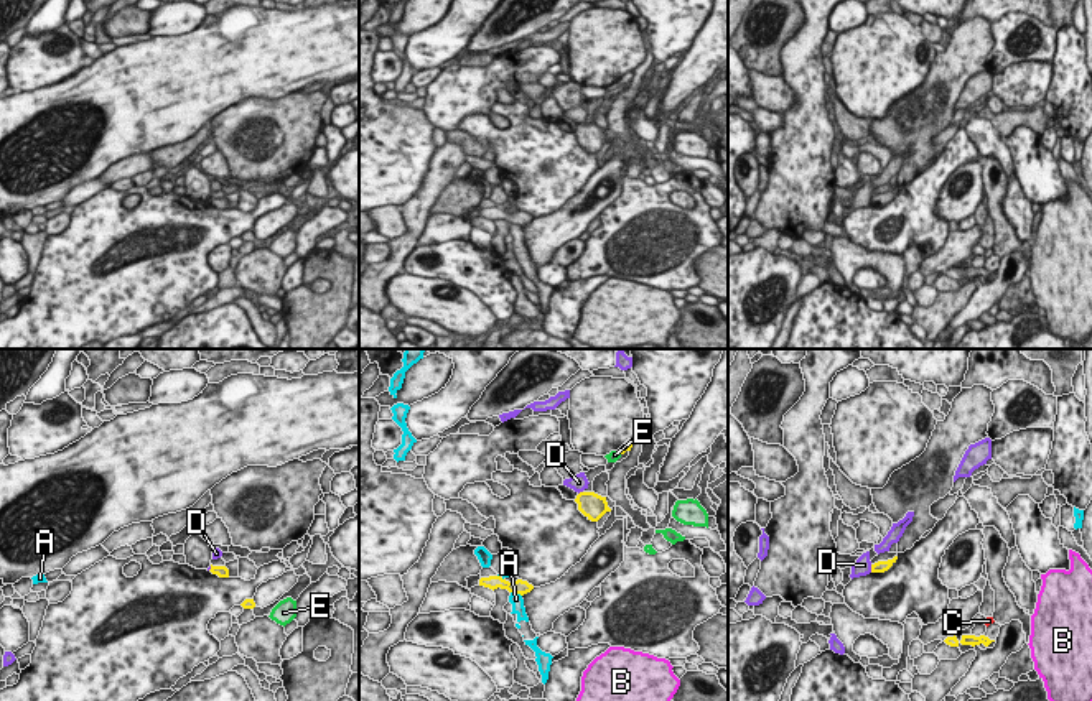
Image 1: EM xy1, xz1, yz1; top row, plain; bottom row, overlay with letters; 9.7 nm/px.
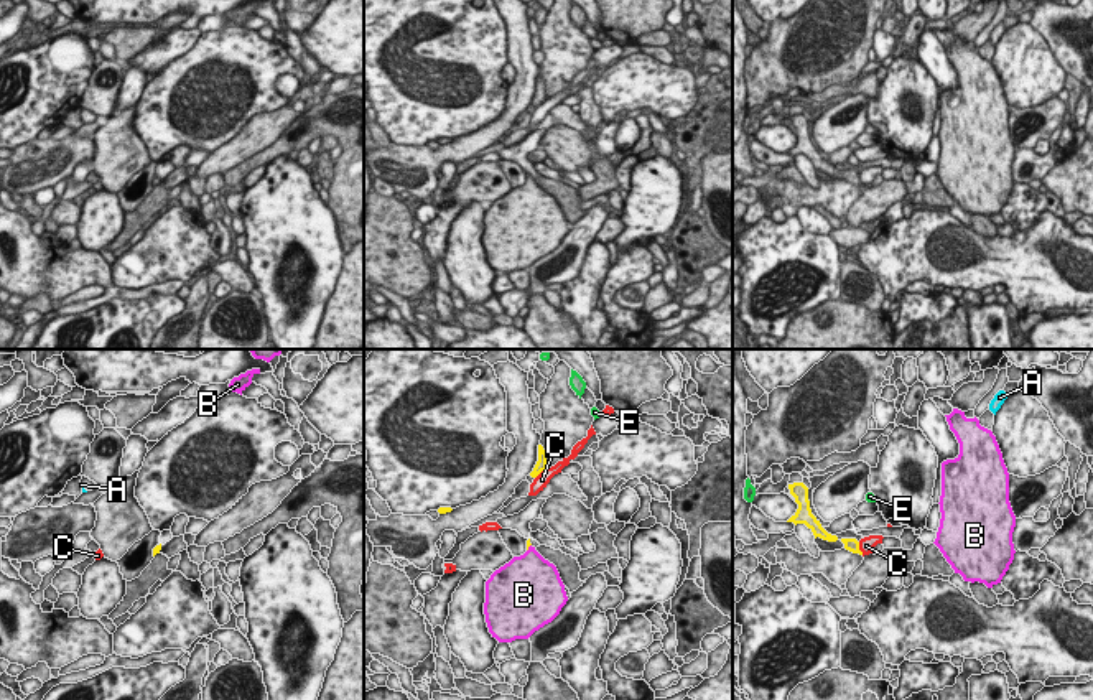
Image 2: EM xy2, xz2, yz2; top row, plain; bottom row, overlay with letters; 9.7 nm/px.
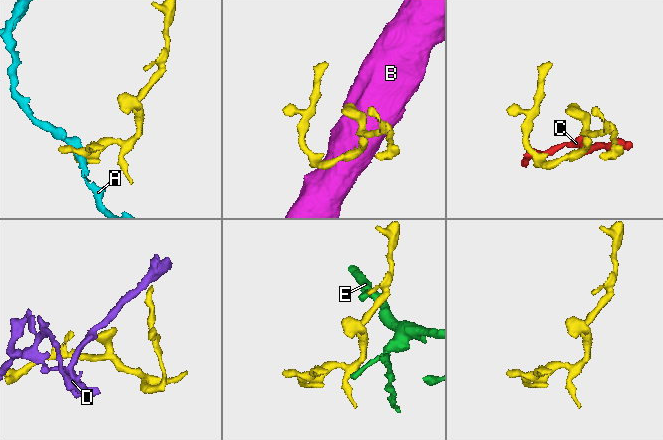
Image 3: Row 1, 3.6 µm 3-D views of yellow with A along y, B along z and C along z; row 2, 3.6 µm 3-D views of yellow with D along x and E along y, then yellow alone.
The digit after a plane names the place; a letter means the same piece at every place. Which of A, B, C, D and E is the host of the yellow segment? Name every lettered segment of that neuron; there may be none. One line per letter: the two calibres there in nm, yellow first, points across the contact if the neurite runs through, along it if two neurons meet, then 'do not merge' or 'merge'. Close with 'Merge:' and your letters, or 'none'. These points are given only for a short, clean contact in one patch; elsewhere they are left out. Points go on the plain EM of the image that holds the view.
A: 140 nm thick on the yellow side, 130 nm on the other; border along xz1 (511, 222), (521, 227); do not merge
B: 50 nm thick on the yellow side, 360 nm on the other; runs through xz2 (529, 175), (529, 177), (530, 201); merge
C: 100 nm thick on the yellow side, 140 nm on the other; border along xz2 (547, 98), (535, 109); do not merge
D: 120 nm thick on the yellow side, 160 nm on the other; border along yz1 (870, 196), (872, 203); do not merge
E: 70 nm thick on the yellow side, 120 nm on the other; border along xz1 (618, 81), (620, 86); do not merge
Merge: B

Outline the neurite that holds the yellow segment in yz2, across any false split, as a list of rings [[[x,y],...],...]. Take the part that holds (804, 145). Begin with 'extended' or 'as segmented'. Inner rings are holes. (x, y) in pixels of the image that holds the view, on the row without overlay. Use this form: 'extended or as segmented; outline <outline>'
as segmented; outline [[[793,114],[788,115],[790,125],[795,128],[795,133],[798,135],[797,143],[787,152],[797,155],[805,155],[816,168],[828,171],[828,173],[836,173],[838,168],[828,165],[820,152],[812,145],[810,140],[810,132],[808,132],[808,119],[803,114]]]

